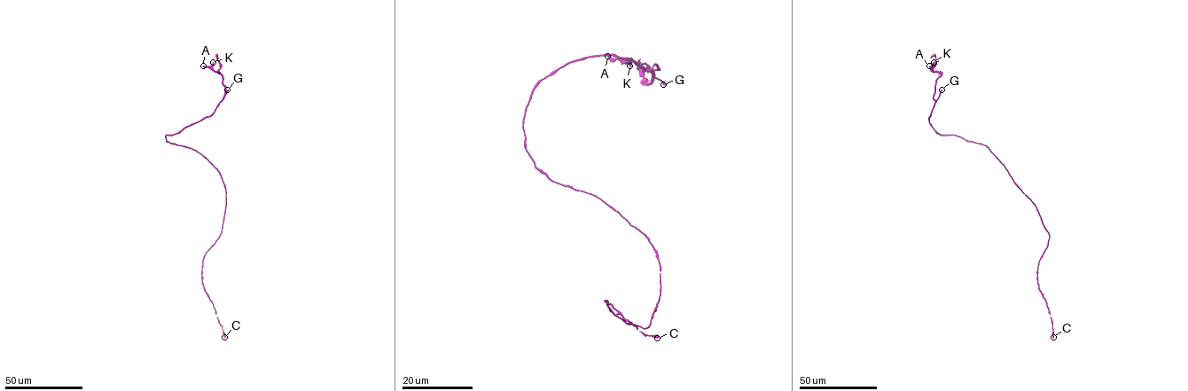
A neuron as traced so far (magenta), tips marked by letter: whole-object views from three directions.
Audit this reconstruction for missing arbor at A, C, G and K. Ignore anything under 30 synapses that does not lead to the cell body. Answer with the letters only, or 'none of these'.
G

